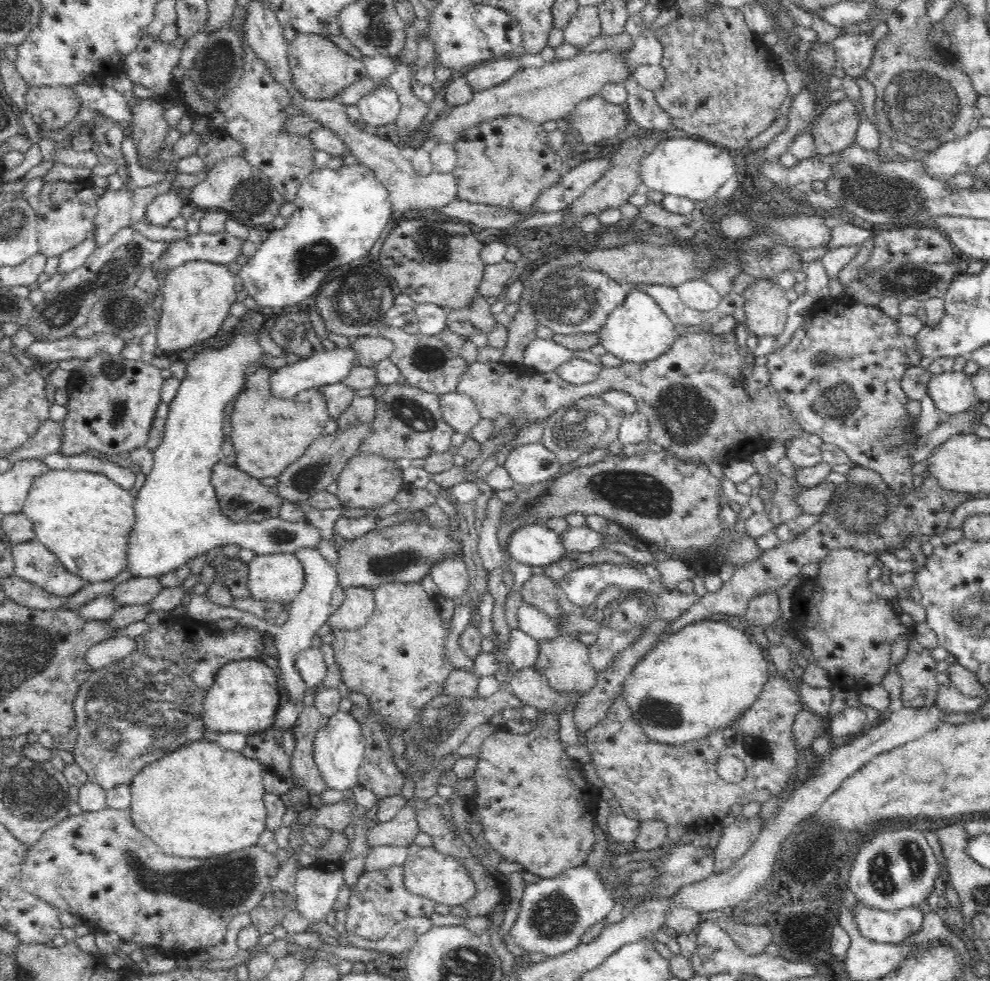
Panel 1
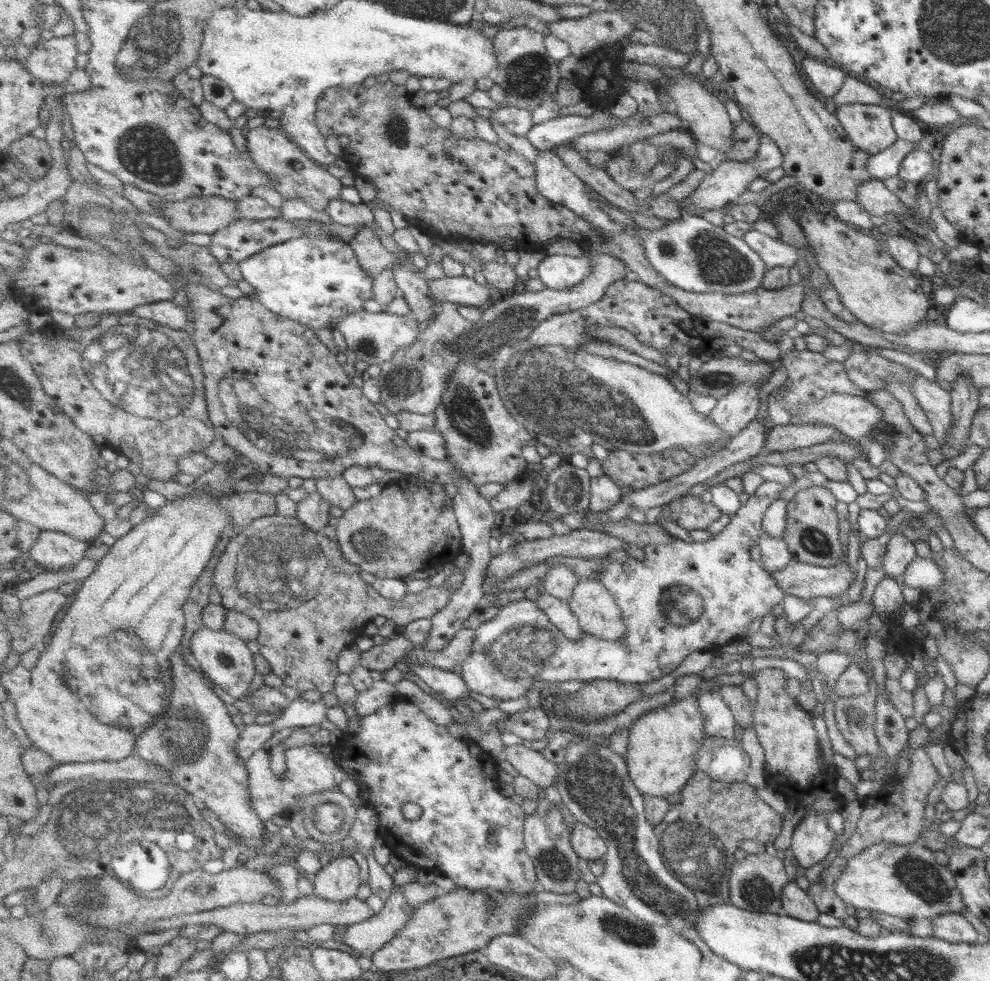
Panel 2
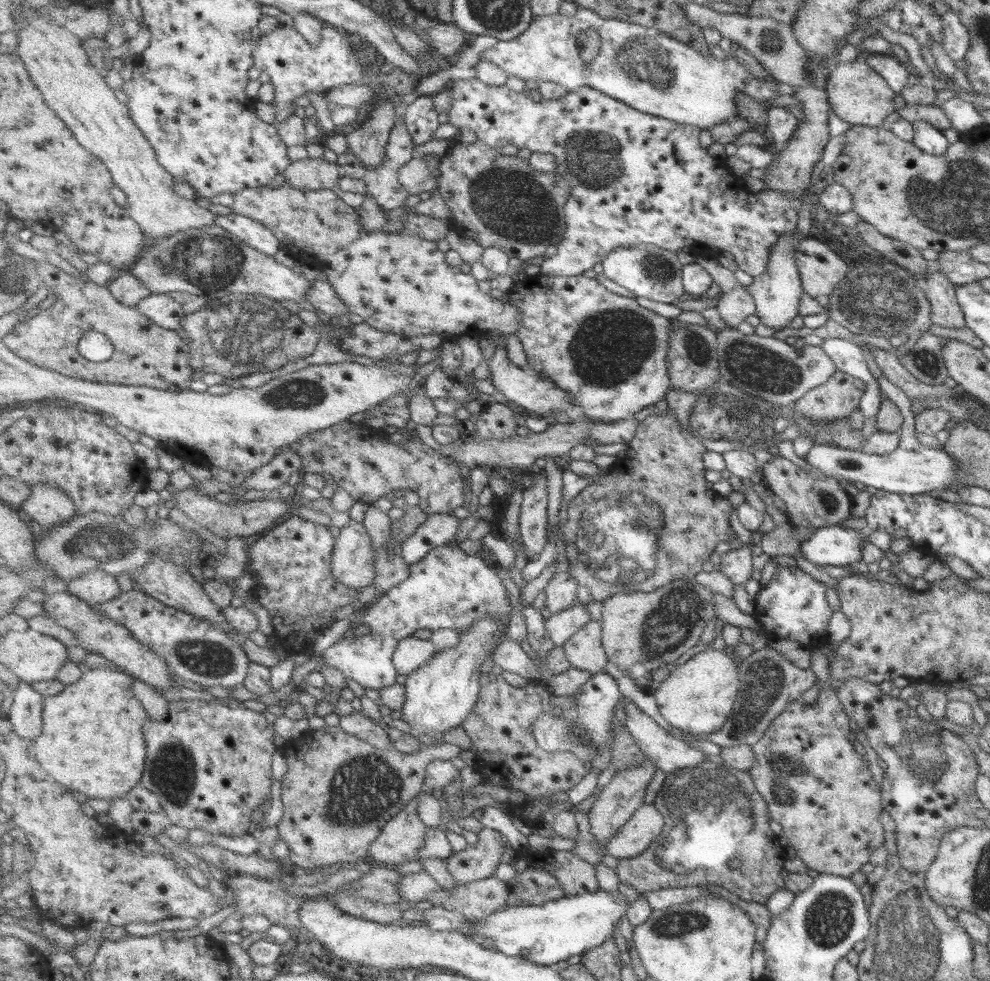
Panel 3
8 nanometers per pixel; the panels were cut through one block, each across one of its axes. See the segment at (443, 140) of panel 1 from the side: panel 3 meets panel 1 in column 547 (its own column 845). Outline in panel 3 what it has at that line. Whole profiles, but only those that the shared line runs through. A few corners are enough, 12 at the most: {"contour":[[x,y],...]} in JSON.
{"contour":[[859,58],[827,72],[842,126],[883,127],[895,92]]}

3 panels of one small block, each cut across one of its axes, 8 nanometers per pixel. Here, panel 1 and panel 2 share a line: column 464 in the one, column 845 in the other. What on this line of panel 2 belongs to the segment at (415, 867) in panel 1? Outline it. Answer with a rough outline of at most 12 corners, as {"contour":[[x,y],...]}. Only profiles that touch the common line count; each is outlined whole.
{"contour":[[919,842],[872,844],[835,893],[857,909],[932,921],[967,908]]}

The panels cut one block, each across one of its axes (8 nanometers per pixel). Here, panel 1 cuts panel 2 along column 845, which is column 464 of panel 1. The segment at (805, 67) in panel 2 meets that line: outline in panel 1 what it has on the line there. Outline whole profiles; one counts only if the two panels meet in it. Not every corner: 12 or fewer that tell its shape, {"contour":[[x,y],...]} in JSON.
{"contour":[[516,54],[463,71],[477,93],[502,84],[522,69]]}

